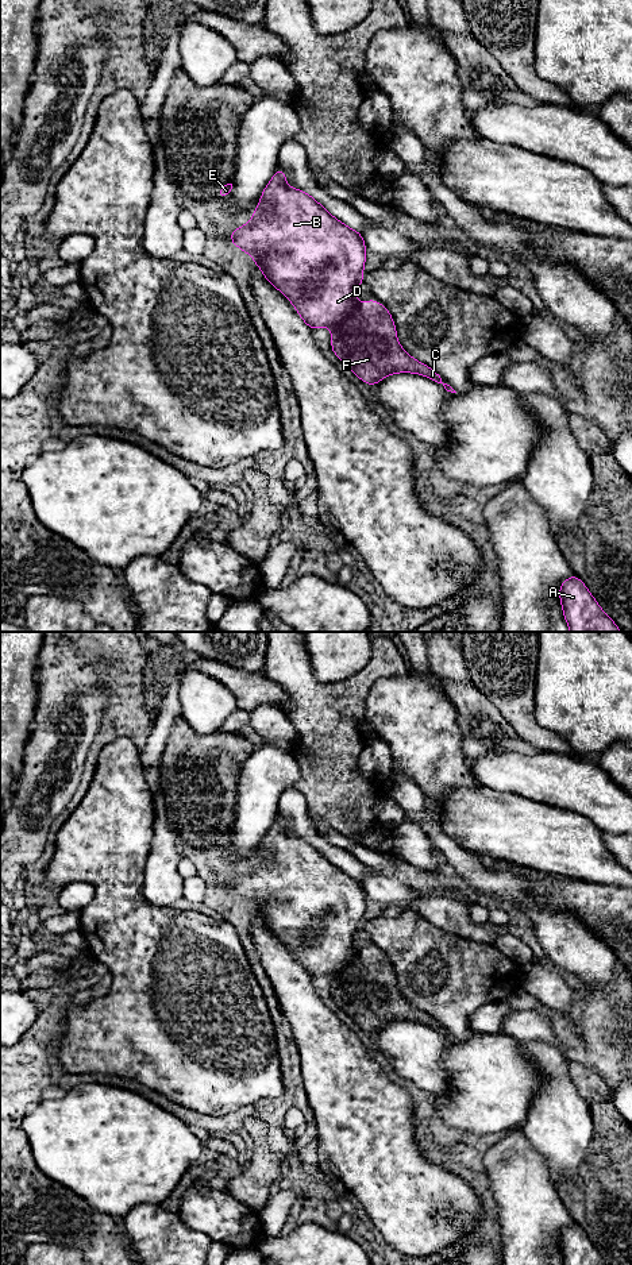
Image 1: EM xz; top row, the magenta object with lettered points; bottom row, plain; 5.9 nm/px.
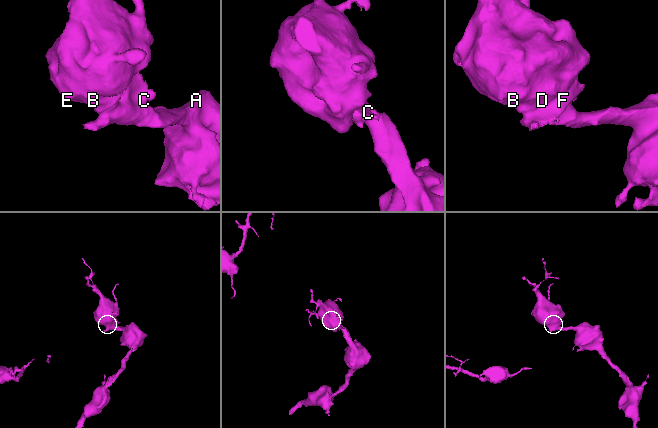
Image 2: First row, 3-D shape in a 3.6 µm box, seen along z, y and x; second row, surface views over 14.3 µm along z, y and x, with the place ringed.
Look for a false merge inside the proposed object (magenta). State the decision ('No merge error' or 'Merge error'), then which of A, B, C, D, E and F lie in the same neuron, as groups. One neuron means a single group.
Merge error. Groups: A B D E / C F

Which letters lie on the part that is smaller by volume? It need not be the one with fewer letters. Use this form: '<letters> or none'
C, F

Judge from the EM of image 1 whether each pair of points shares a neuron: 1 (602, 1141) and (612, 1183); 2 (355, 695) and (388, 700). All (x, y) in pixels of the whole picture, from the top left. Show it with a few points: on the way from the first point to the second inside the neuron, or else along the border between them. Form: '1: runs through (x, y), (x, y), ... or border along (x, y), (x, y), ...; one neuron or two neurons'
1: runs through (613, 1152), (615, 1172); one neuron
2: border along (390, 677), (382, 677), (370, 689), (363, 717); two neurons

